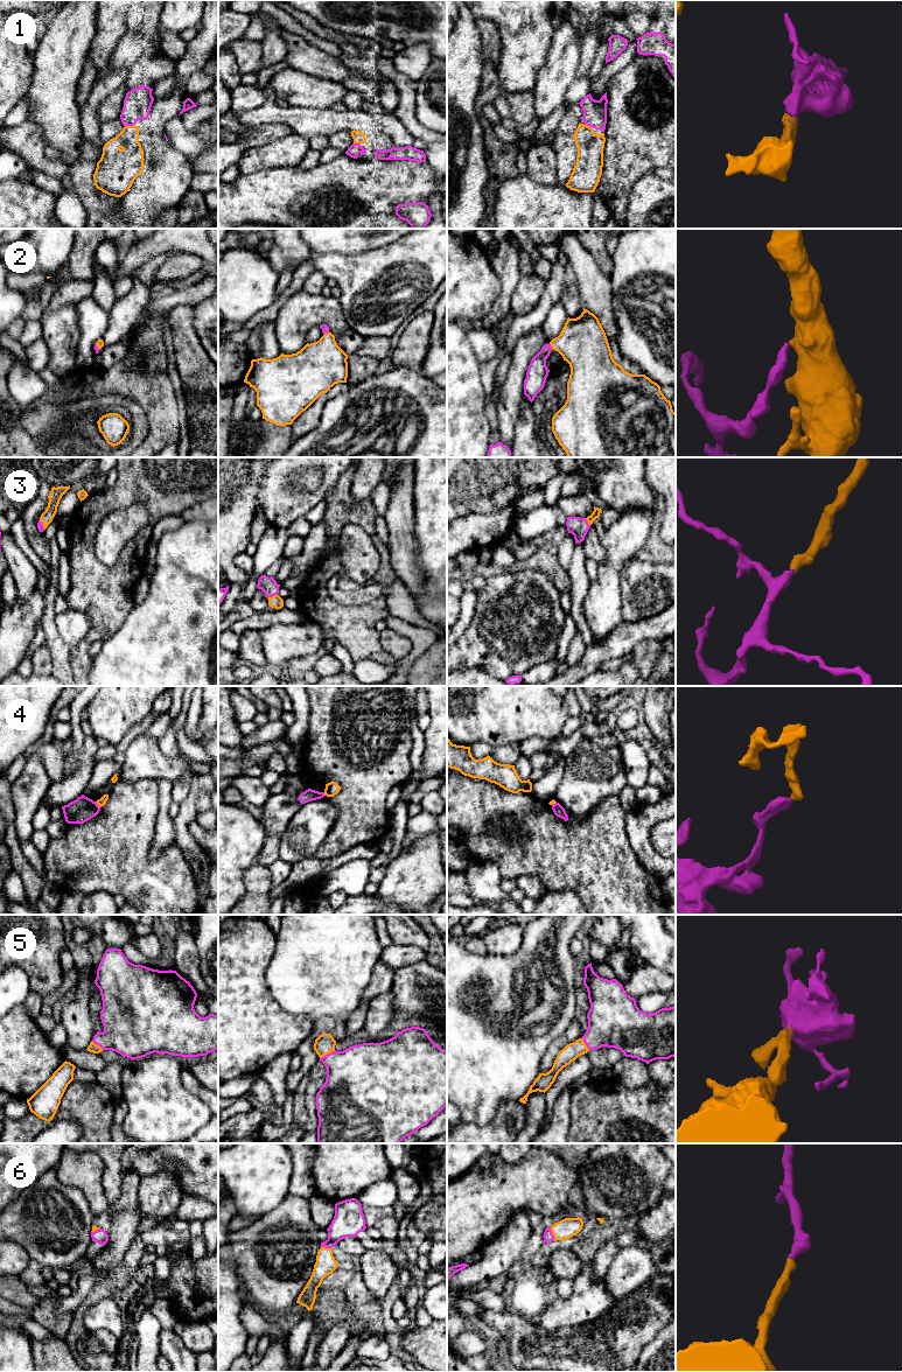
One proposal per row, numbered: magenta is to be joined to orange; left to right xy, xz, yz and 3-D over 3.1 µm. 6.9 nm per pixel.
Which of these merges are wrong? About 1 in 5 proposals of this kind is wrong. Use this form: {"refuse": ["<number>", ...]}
{"refuse": ["4"]}

